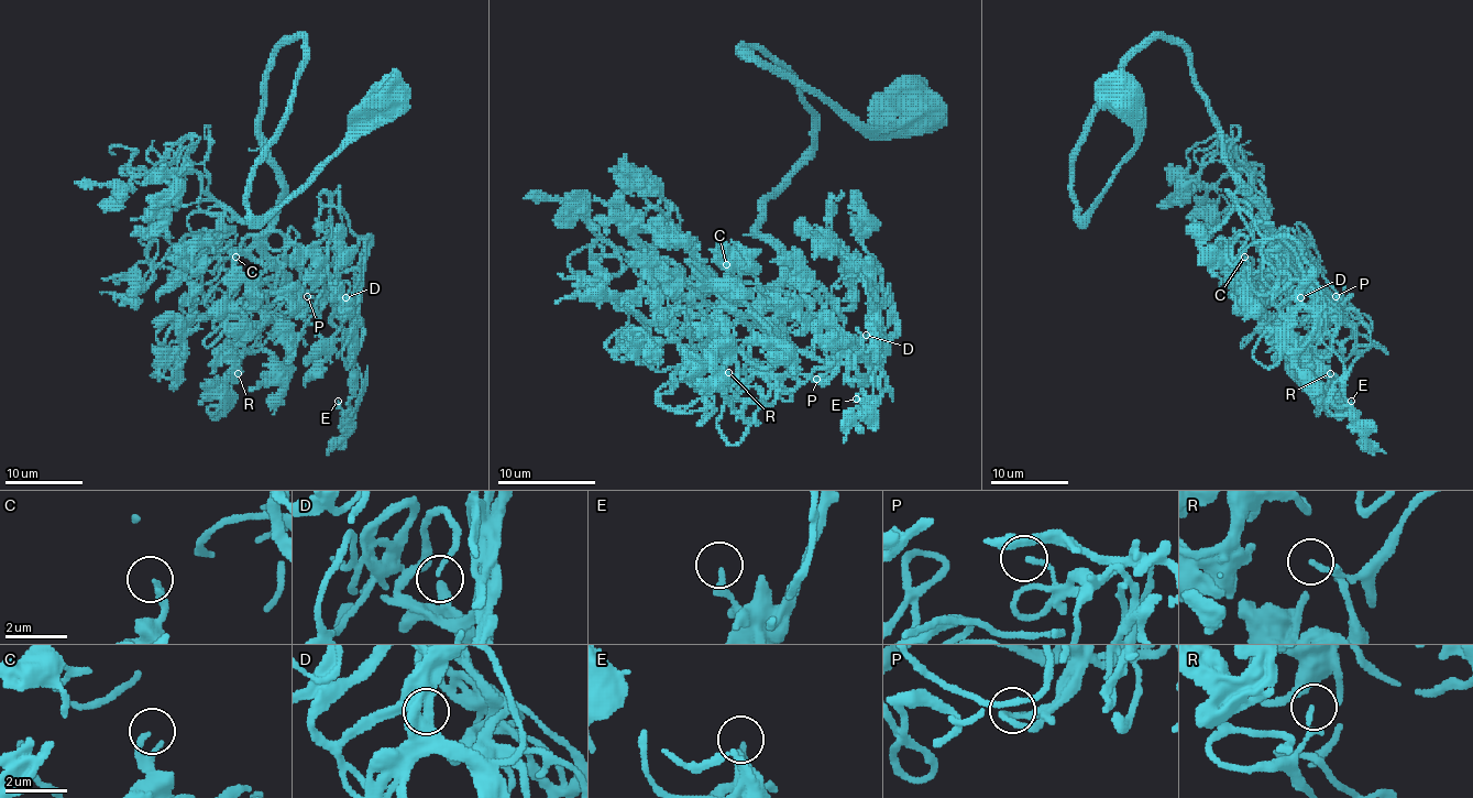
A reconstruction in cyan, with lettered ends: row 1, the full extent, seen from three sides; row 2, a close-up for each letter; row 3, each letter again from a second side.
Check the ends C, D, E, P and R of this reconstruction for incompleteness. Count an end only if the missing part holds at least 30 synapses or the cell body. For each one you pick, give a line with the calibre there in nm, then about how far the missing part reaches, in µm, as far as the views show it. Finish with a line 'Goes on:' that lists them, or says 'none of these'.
D: Thickness 160 nm. Missing length about 10 µm
Goes on: D

